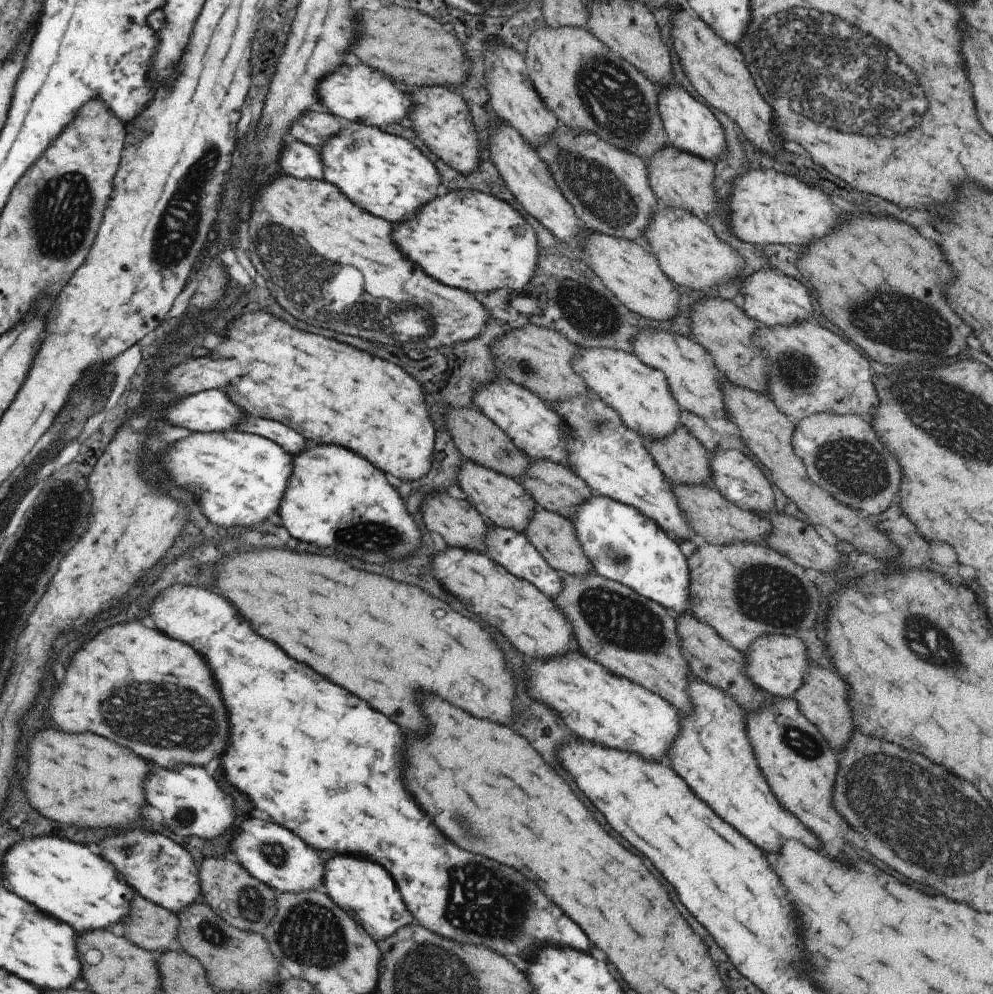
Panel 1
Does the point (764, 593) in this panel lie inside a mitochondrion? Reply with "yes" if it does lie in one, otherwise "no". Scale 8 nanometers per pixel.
yes

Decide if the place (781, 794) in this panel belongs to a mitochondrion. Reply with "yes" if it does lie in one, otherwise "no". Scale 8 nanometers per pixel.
no

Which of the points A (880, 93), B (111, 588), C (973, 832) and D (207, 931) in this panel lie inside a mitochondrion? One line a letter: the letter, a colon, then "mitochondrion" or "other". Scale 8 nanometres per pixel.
A: mitochondrion
B: other
C: mitochondrion
D: mitochondrion

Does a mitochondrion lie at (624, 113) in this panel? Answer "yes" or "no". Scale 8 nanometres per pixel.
yes

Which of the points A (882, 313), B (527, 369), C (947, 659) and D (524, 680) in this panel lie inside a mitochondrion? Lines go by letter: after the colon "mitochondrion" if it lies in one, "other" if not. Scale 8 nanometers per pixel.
A: mitochondrion
B: mitochondrion
C: mitochondrion
D: other

